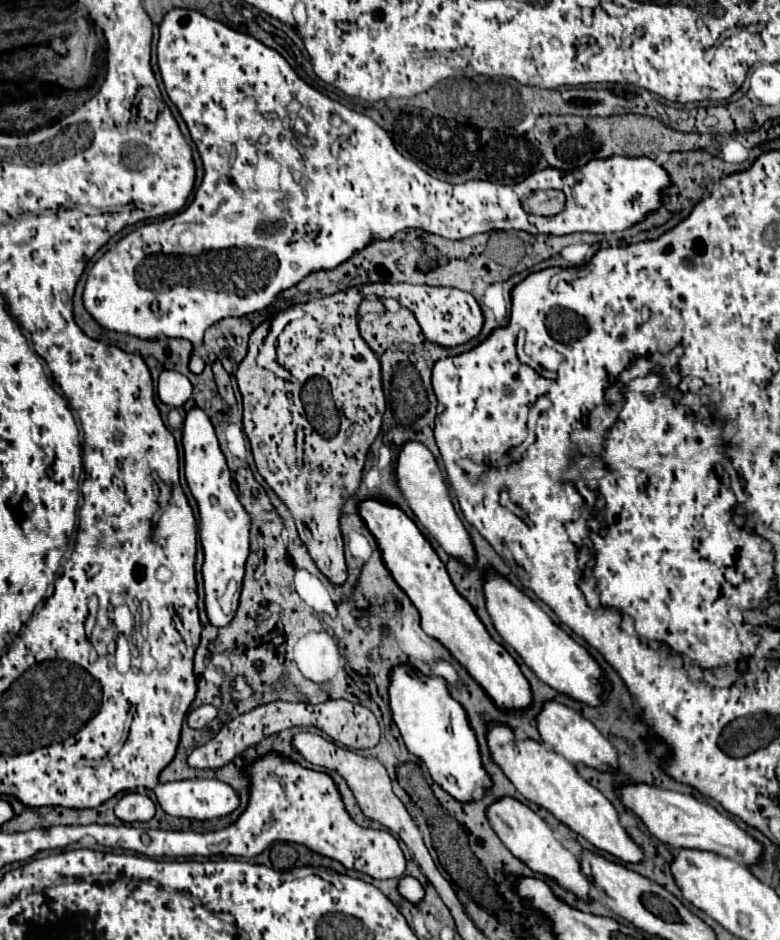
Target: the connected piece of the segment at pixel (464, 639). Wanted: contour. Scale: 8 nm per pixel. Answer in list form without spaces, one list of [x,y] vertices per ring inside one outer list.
[[[366,498],[358,506],[360,518],[378,542],[384,566],[388,568],[394,582],[404,590],[412,604],[420,612],[422,630],[444,644],[450,654],[468,670],[468,674],[484,688],[484,692],[500,706],[508,710],[522,710],[530,706],[530,686],[520,672],[516,660],[506,652],[506,648],[492,640],[484,624],[476,616],[474,608],[458,594],[454,588],[444,562],[438,558],[430,542],[422,536],[412,518],[408,518],[398,506],[380,500]]]

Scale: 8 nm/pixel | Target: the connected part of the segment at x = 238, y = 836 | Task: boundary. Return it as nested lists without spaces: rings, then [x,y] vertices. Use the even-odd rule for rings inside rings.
[[[268,752],[260,758],[256,758],[252,764],[248,764],[242,770],[250,780],[250,796],[248,806],[236,820],[236,824],[222,828],[218,832],[208,832],[204,836],[194,836],[194,844],[188,844],[188,854],[182,856],[238,856],[238,858],[254,858],[262,850],[266,850],[272,842],[296,842],[312,852],[338,860],[348,870],[358,870],[362,874],[372,876],[374,880],[388,880],[388,878],[400,878],[406,870],[404,854],[396,842],[396,838],[386,830],[372,830],[358,826],[350,814],[346,814],[346,806],[342,806],[342,796],[338,794],[338,786],[326,772],[318,772],[312,768],[304,768],[298,762],[288,760],[280,752]]]

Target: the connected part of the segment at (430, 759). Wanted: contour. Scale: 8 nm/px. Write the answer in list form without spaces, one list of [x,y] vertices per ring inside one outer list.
[[[410,664],[394,666],[388,678],[392,718],[404,738],[406,748],[428,766],[432,778],[450,796],[460,802],[470,802],[474,788],[490,786],[490,776],[482,768],[478,742],[468,726],[464,708],[448,694],[442,678],[424,676]]]

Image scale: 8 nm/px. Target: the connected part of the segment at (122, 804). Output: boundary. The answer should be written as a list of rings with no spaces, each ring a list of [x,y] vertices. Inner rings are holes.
[[[128,792],[116,804],[116,816],[118,818],[130,818],[128,822],[132,822],[132,820],[150,820],[154,814],[156,814],[156,806],[146,794]]]

